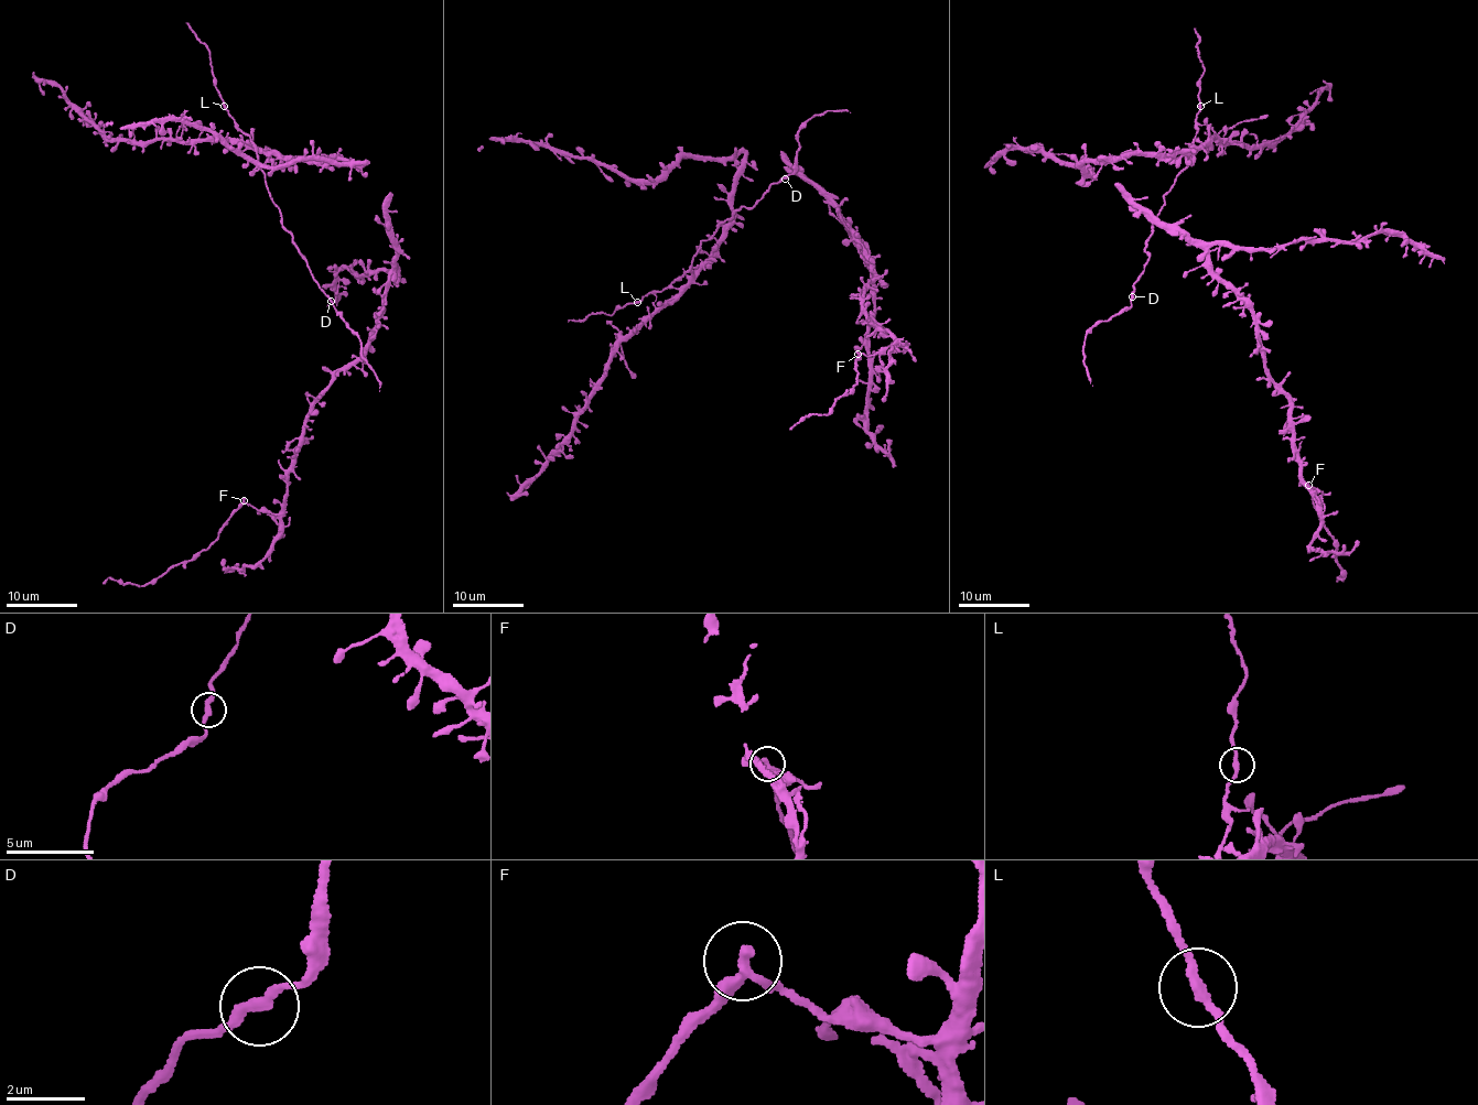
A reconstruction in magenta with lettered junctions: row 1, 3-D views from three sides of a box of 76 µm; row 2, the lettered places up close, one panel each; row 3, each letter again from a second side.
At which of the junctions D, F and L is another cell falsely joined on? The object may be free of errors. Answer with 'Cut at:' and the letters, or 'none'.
Cut at: F

